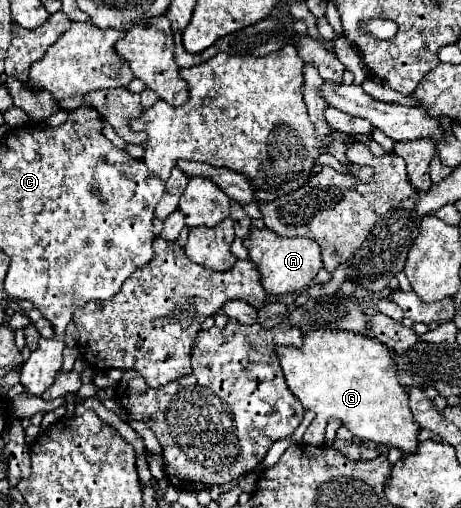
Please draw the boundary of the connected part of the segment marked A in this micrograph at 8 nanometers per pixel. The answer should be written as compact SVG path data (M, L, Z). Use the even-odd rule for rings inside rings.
M252 227L250 235L244 239L244 247L248 249L250 261L258 267L262 279L262 287L266 289L268 295L284 295L284 293L296 293L306 289L316 273L322 269L322 259L320 259L320 247L316 241L306 239L306 237L280 237L268 227Z

